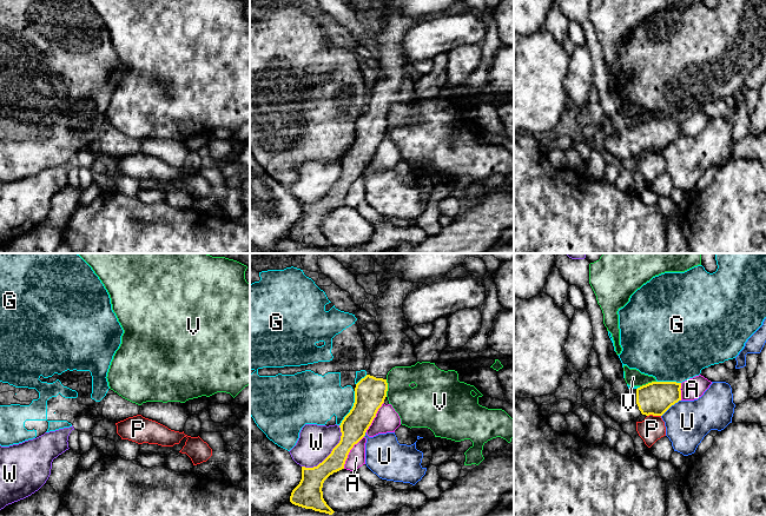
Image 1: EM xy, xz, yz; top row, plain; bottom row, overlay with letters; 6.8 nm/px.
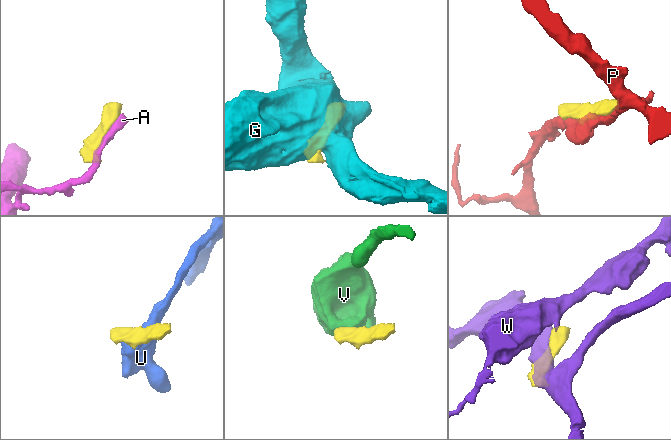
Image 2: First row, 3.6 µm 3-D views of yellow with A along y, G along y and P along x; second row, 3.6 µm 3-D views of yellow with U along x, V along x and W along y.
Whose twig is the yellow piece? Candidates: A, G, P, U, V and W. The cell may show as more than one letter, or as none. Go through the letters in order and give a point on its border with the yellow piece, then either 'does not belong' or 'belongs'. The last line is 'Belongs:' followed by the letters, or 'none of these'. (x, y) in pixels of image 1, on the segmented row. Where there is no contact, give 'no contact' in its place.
A: meets yellow in xz at (349, 451); does not belong
G: meets yellow in xz at (351, 409); does not belong
P: meets yellow in yz at (653, 415); does not belong
U: meets yellow in yz at (671, 405); does not belong
V: meets yellow in xz at (387, 388); does not belong
W: meets yellow in xz at (330, 454); does not belong
Belongs: none of these

